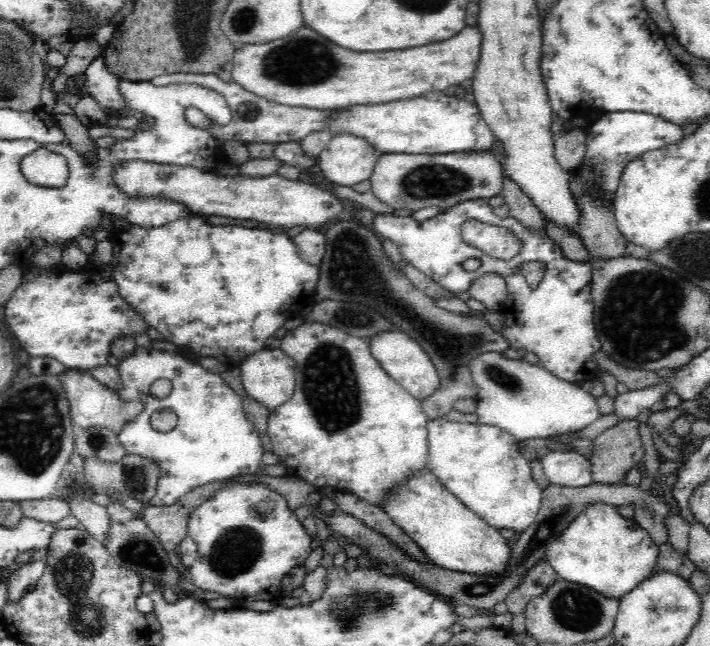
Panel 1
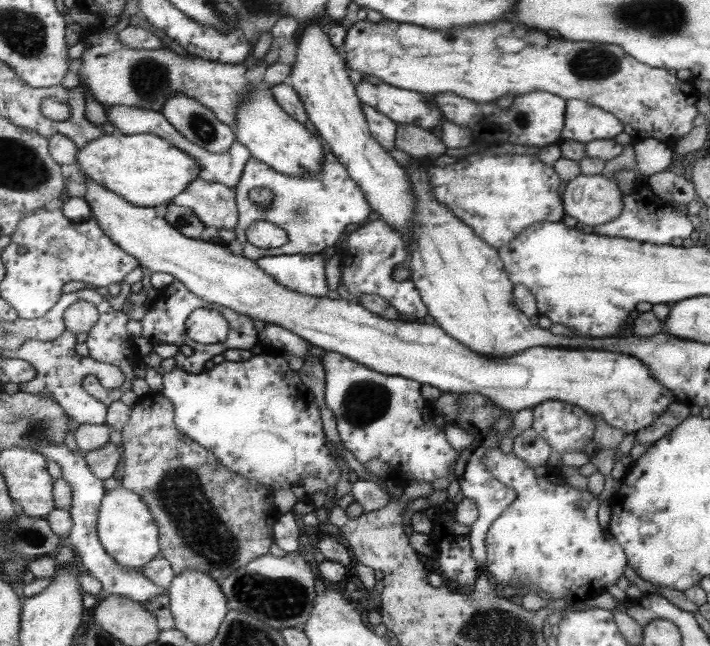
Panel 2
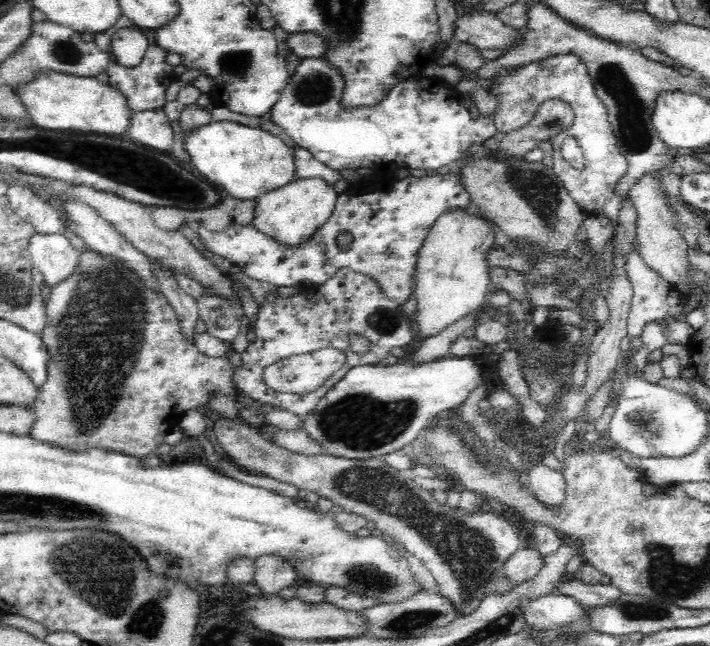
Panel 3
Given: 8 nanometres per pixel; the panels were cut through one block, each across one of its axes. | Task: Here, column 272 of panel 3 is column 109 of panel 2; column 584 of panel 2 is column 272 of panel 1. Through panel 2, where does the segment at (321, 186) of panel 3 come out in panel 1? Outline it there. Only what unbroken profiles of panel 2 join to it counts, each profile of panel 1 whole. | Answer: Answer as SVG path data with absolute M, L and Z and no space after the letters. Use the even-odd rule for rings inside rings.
M260 350L240 364L240 380L250 398L276 410L292 398L296 388L294 360L284 350Z

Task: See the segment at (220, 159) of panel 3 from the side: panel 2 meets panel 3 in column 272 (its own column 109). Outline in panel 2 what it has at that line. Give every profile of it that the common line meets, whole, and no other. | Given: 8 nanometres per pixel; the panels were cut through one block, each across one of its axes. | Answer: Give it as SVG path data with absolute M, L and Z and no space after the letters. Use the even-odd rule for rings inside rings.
M105 134L103 138L93 140L87 148L81 148L77 166L87 180L95 180L137 208L157 208L161 204L171 206L173 200L185 194L185 190L203 174L203 166L195 156L155 134Z

